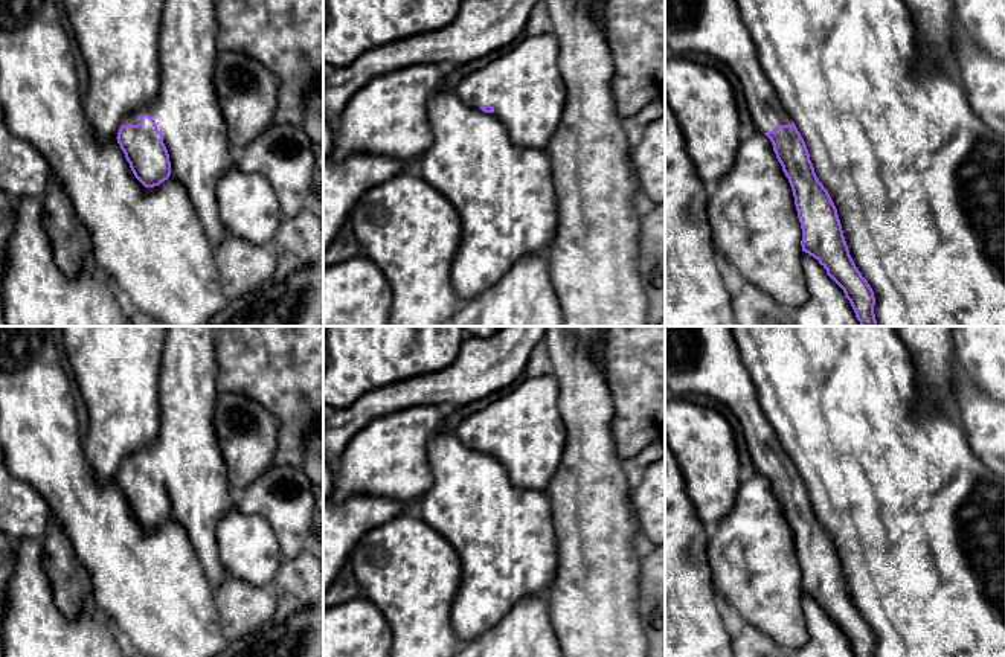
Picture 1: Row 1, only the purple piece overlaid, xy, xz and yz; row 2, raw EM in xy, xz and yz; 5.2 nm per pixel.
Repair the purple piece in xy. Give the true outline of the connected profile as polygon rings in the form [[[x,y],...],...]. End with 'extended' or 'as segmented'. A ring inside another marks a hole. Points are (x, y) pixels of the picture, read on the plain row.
[[[168,326],[159,372],[157,437],[146,448],[127,456],[116,479],[134,518],[145,529],[159,527],[171,517],[183,526],[214,590],[227,576],[220,561],[217,526],[236,505],[214,427],[220,395],[217,377],[215,326]]]; extended

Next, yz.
[[[665,326],[665,395],[702,396],[734,412],[744,428],[755,471],[770,480],[776,500],[791,527],[802,570],[802,593],[817,601],[827,616],[843,631],[856,657],[875,657],[874,633],[849,596],[837,550],[814,514],[801,474],[779,444],[758,402],[758,393],[741,363],[730,326]]]; extended

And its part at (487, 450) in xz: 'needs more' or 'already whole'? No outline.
needs more

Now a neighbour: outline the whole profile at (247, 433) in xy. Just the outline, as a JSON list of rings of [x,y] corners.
[[[220,392],[214,427],[227,466],[229,488],[238,494],[275,463],[281,422],[249,396]]]

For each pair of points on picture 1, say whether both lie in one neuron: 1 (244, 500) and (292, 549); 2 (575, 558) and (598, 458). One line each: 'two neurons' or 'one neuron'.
1: one neuron
2: one neuron

